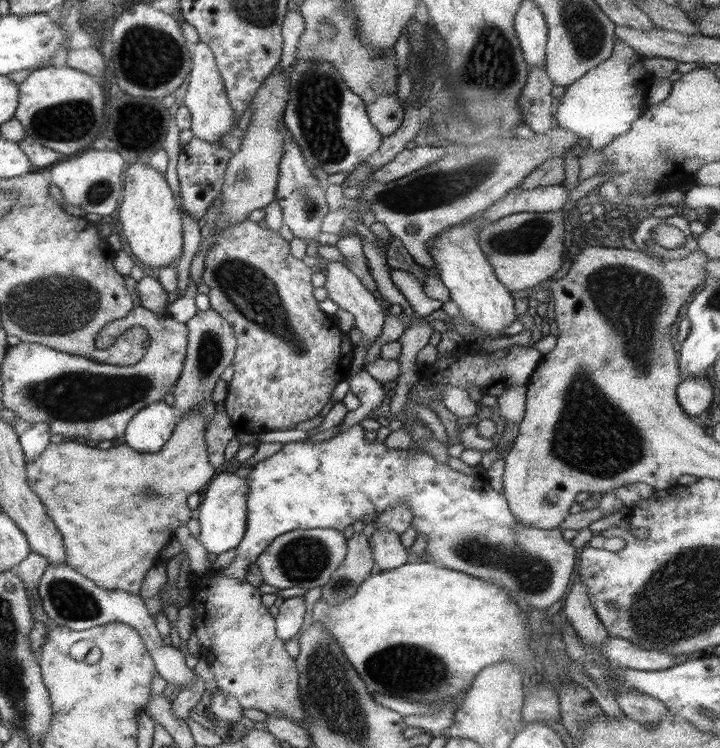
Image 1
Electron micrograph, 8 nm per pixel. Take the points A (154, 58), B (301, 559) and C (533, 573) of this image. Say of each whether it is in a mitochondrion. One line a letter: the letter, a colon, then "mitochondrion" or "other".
A: mitochondrion
B: mitochondrion
C: mitochondrion

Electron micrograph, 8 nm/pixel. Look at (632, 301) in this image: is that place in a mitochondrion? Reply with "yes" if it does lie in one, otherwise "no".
yes

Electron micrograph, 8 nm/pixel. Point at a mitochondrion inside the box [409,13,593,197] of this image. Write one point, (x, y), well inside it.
(493, 44)

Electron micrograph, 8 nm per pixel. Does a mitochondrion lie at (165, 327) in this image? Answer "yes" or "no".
no

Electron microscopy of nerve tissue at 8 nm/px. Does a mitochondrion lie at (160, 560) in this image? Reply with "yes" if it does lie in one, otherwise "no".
no

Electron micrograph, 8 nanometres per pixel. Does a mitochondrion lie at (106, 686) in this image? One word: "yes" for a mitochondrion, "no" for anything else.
no

